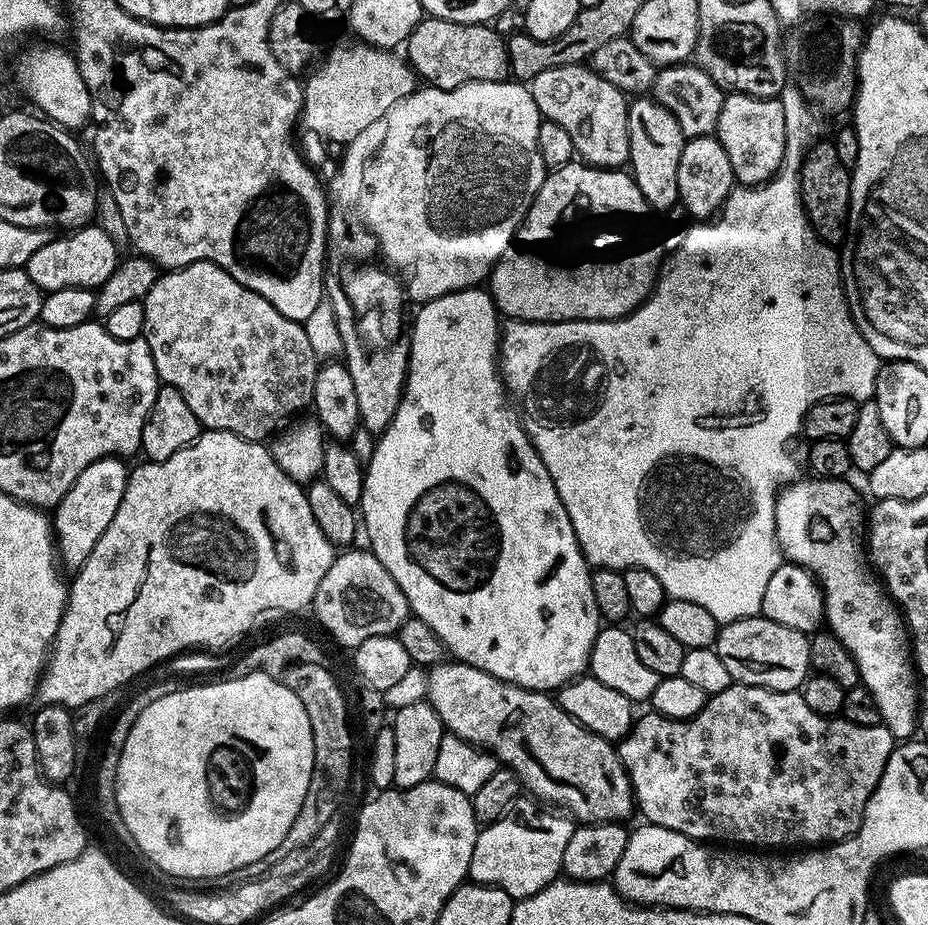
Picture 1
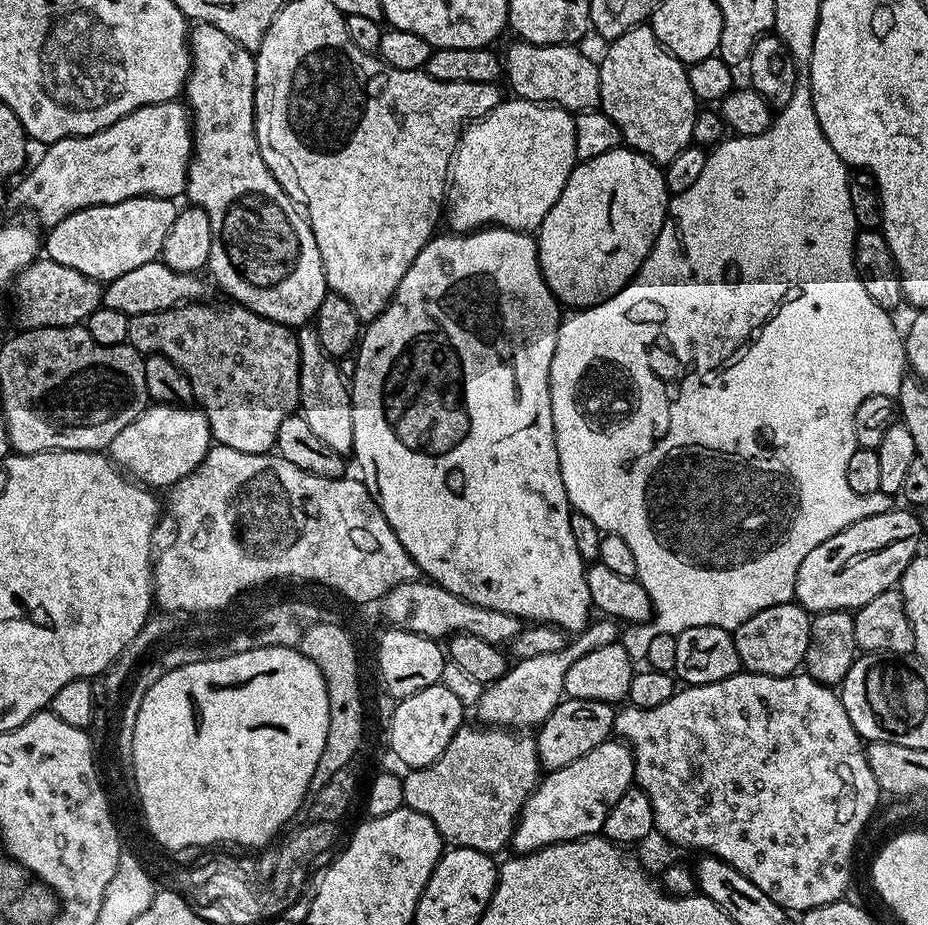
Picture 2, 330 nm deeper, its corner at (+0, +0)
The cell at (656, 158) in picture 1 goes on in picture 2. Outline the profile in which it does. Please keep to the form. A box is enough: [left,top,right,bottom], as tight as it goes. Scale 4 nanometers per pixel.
[599,22,698,166]

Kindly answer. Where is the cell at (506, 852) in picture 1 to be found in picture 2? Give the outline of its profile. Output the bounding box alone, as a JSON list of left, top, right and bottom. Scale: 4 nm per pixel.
[511,738,634,854]

